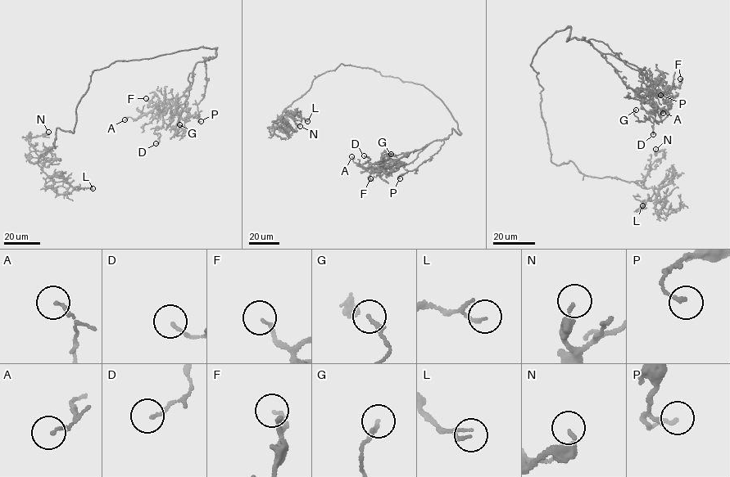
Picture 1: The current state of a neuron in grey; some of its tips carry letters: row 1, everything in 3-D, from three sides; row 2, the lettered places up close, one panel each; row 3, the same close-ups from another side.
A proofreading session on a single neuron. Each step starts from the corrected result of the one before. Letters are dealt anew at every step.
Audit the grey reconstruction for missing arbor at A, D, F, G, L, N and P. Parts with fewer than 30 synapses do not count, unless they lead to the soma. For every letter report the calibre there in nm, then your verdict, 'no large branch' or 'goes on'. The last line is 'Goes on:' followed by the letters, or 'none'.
A: calibre 130 nm; no large branch
D: calibre 120 nm; no large branch
F: calibre 110 nm; no large branch
G: calibre 180 nm; no large branch
L: calibre 130 nm; no large branch
N: calibre 180 nm; no large branch
P: calibre 150 nm; no large branch
Goes on: none

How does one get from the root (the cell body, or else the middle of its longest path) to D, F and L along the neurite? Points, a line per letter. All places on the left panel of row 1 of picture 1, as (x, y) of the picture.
D: (123, 60), (216, 49), (215, 56), (195, 65), (189, 85), (155, 130), (160, 136), (156, 143)
F: (123, 60), (201, 47), (216, 49), (215, 56), (195, 65), (189, 85), (174, 104), (149, 106), (146, 98)
L: (123, 60), (93, 71), (73, 132), (56, 128), (56, 147), (38, 163), (50, 177), (92, 188)

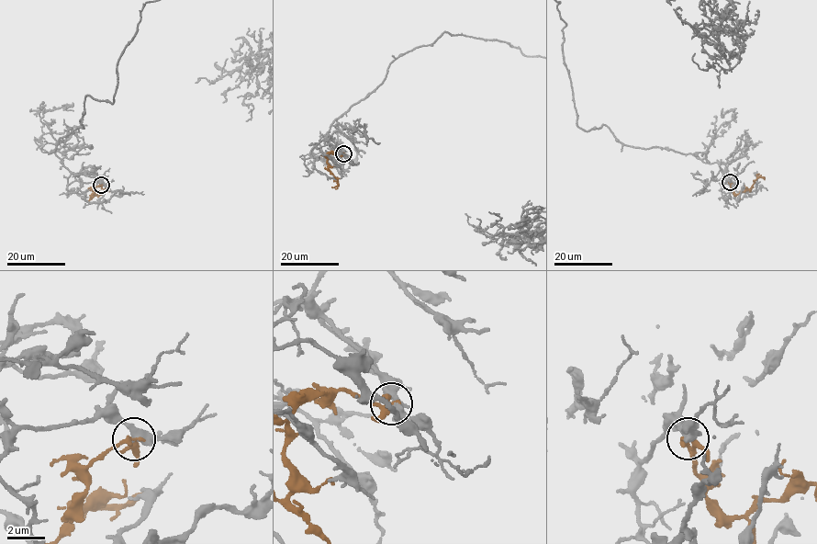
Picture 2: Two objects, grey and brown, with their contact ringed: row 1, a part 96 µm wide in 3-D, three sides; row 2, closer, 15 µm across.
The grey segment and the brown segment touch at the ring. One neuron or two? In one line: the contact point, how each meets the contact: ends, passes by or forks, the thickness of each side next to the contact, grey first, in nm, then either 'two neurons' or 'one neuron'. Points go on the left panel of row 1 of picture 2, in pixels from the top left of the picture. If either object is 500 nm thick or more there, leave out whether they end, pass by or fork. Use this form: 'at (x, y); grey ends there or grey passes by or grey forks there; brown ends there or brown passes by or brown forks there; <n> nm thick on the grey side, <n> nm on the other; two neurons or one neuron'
at (101, 185); grey passes by; brown passes by; 440 nm thick on the grey side, 280 nm on the other; two neurons

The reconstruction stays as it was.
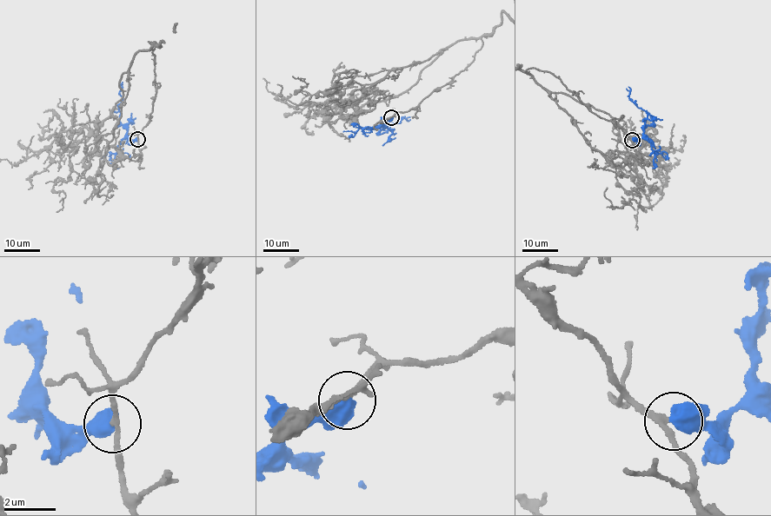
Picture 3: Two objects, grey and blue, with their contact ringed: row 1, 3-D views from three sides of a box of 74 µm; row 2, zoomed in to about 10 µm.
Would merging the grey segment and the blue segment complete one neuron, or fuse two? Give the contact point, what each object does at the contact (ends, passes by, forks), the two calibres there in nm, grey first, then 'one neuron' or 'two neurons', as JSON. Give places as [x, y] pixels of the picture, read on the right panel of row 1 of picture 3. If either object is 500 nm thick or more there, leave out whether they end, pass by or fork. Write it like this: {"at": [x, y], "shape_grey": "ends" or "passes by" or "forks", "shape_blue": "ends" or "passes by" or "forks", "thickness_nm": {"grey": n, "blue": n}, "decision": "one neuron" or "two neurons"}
{"at": [632, 140], "thickness_nm": {"grey": 170, "blue": 600}, "decision": "one neuron"}

